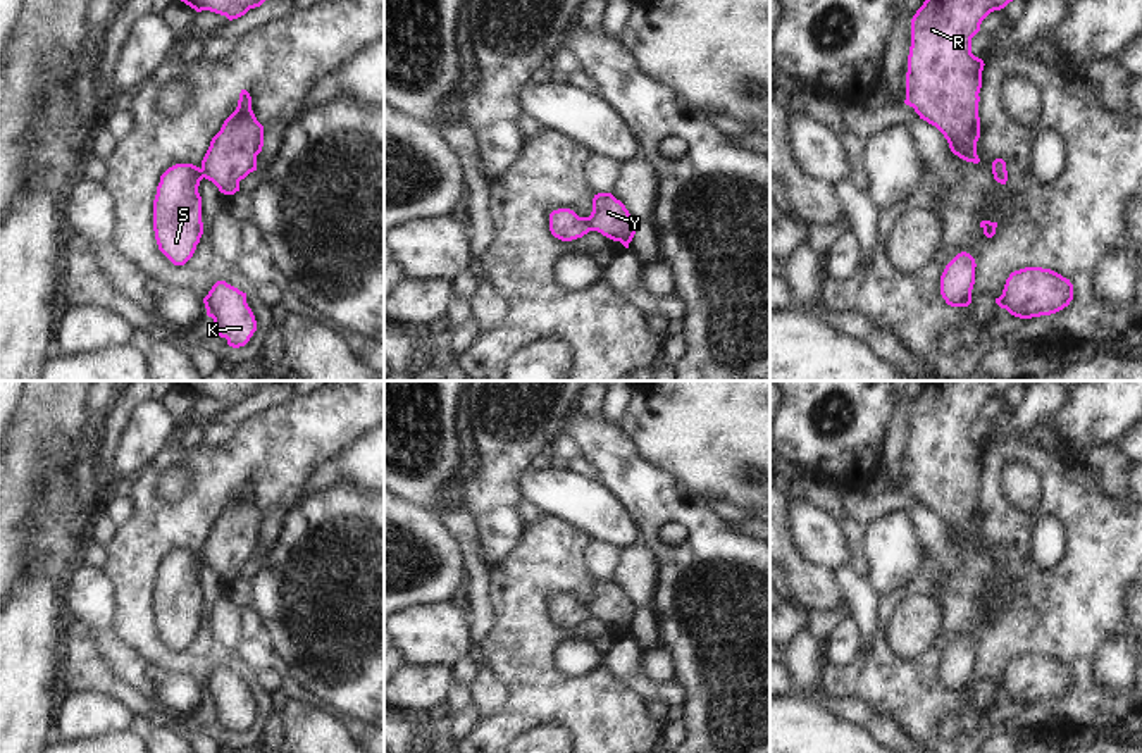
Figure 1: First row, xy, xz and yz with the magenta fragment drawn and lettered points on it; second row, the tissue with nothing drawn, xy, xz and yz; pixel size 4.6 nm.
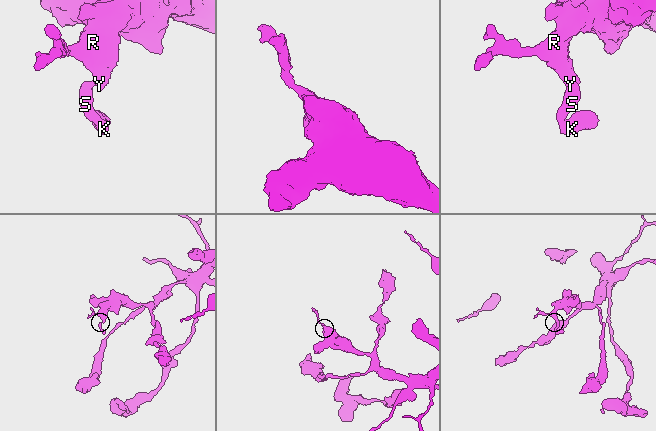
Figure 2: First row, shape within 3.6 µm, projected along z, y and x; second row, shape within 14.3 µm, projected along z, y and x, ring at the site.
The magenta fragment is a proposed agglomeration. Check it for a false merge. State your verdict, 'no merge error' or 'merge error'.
no merge error

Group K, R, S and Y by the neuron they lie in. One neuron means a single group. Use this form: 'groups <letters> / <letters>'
groups K R S Y

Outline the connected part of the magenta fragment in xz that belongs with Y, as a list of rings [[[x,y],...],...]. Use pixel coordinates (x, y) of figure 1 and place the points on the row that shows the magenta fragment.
[[[611,193],[594,195],[589,217],[579,217],[570,208],[558,208],[549,214],[549,231],[562,241],[572,241],[589,231],[598,231],[629,248],[639,224],[641,221],[636,221]]]

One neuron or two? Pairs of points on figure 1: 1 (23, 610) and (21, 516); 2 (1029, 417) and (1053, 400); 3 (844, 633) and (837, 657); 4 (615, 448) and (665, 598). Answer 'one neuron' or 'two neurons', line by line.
1: two neurons
2: one neuron
3: one neuron
4: one neuron

